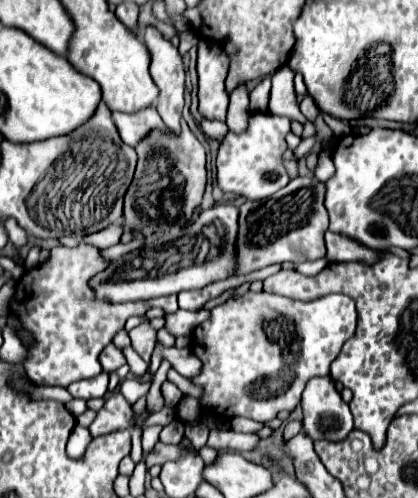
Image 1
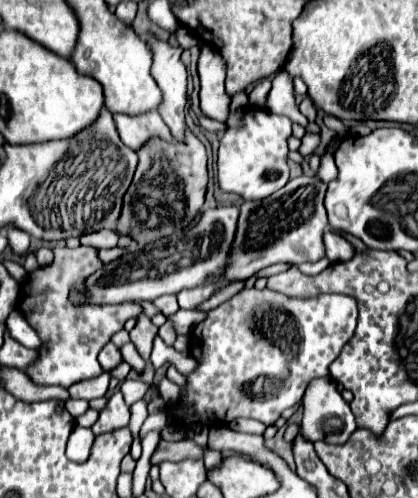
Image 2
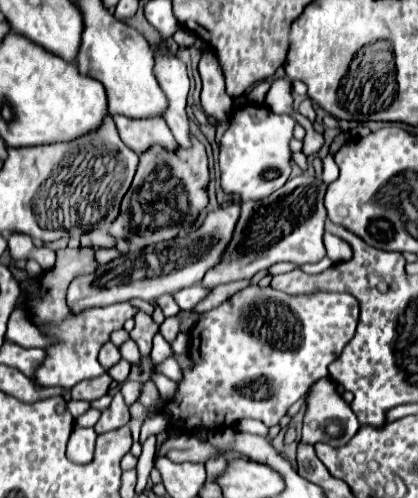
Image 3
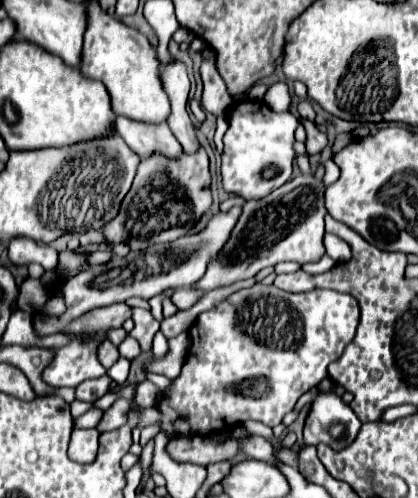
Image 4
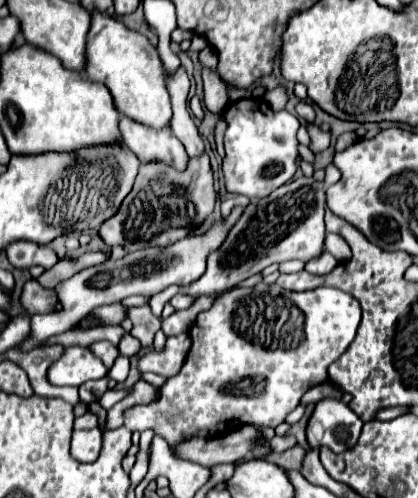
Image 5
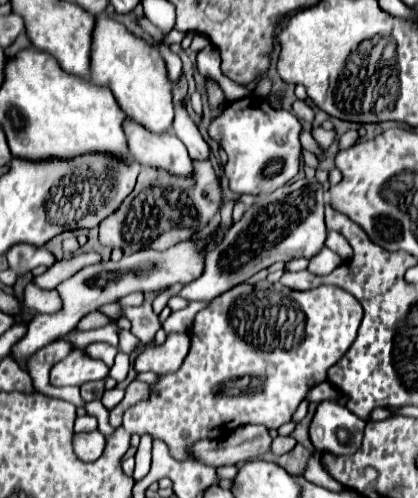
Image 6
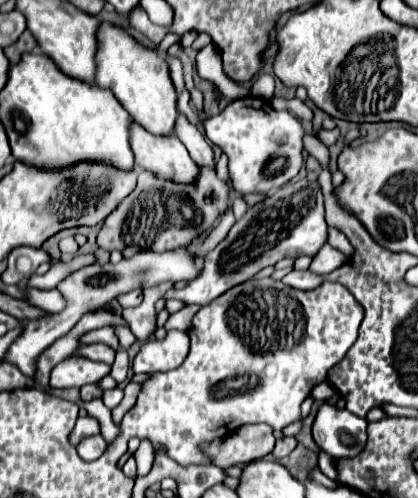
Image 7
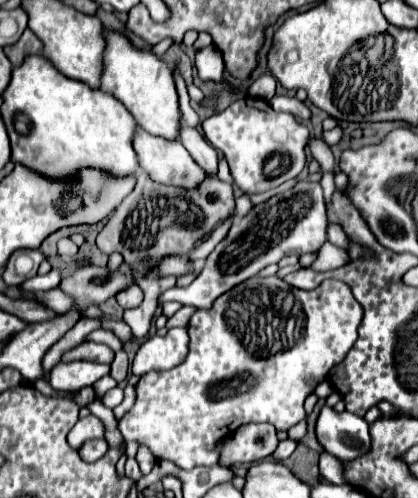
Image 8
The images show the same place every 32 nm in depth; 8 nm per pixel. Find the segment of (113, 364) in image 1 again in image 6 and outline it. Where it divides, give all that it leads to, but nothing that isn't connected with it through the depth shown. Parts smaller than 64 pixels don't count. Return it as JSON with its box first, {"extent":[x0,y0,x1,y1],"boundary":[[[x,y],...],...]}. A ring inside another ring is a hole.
{"extent":[84,342,116,366],"boundary":[[[98,342],[98,344],[90,344],[86,350],[84,350],[90,358],[96,358],[96,360],[102,360],[104,364],[112,366],[114,364],[114,356],[116,356],[116,348],[112,348],[110,344],[104,344],[104,342]]]}

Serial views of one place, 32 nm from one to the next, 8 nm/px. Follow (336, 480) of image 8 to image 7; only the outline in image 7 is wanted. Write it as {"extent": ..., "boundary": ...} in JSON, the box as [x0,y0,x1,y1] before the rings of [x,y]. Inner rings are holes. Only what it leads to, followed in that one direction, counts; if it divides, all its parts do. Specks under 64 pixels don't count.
{"extent":[320,452,338,482],"boundary":[[[320,452],[320,472],[324,472],[330,480],[334,480],[334,482],[338,482],[338,468],[336,468],[336,460],[330,456],[330,454],[326,454],[326,452]]]}

